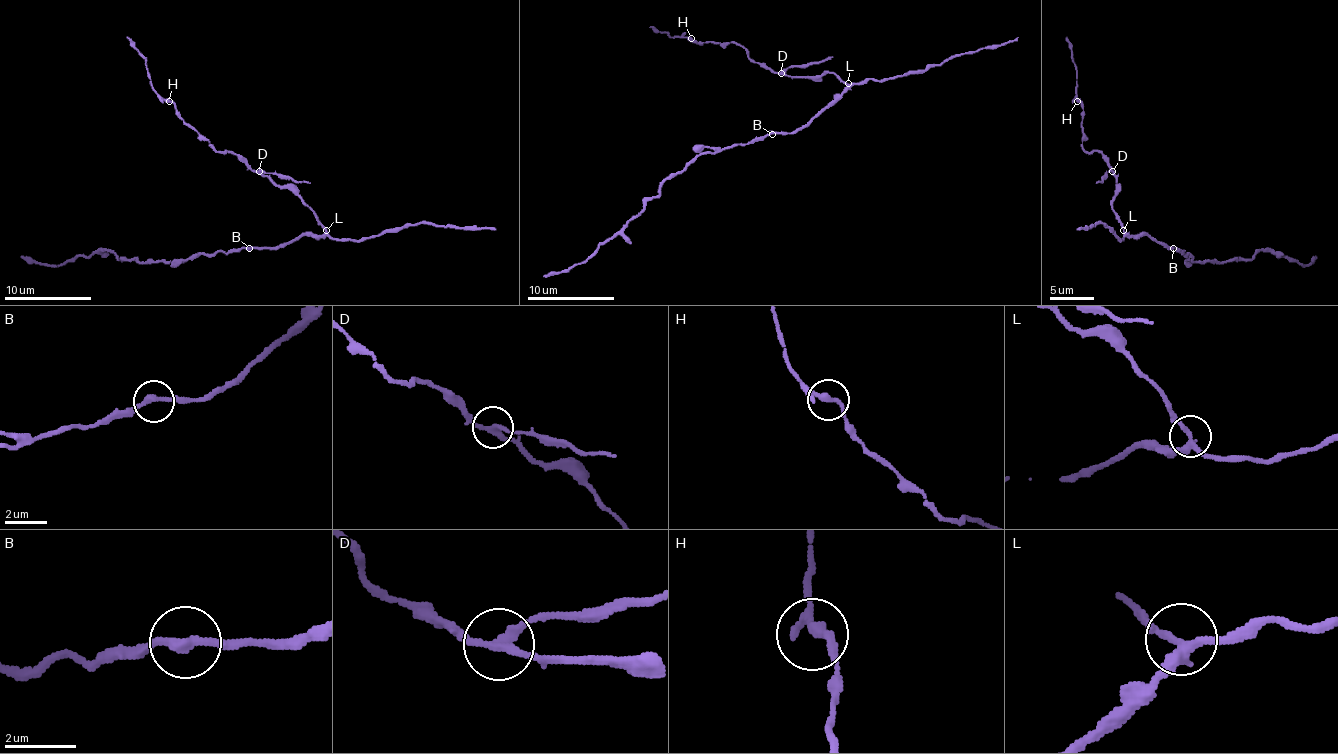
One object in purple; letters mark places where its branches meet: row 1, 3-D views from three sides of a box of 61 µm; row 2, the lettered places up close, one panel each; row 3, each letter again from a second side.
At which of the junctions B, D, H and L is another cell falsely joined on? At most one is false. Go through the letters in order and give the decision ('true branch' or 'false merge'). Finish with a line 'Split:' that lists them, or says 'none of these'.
B: true branch
D: false merge
H: true branch
L: true branch
Split: D

